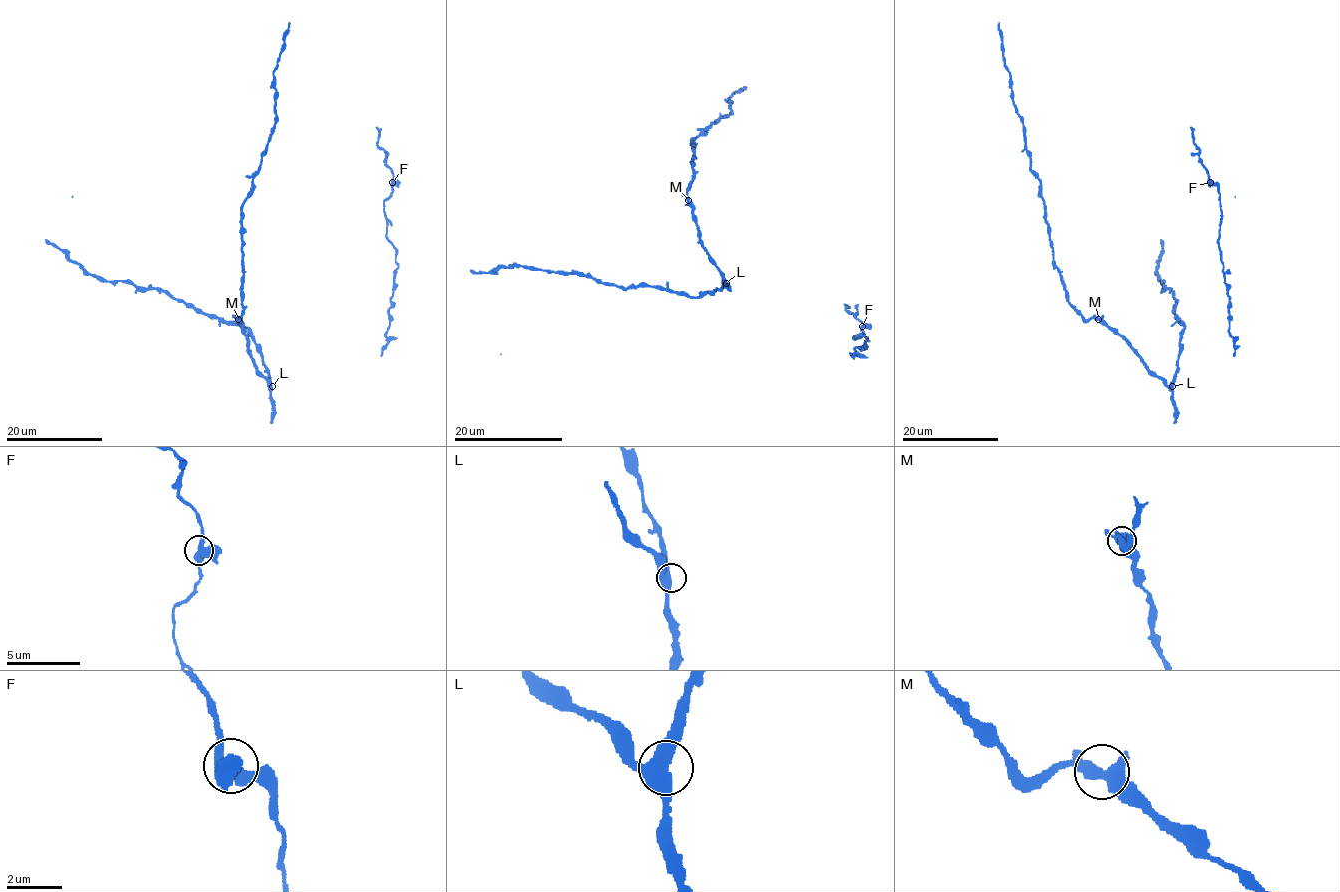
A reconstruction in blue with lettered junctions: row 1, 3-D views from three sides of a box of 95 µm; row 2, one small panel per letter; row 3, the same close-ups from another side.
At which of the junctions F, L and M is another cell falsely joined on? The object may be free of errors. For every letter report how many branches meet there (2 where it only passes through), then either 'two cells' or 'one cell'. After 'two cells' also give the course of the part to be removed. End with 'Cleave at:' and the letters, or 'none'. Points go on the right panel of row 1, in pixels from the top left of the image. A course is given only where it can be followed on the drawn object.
F: 3 | one cell
L: 3 | one cell
M: 4 | one cell
Cleave at: none

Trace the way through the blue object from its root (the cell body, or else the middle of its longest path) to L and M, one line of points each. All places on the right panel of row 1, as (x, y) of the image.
L: (1150, 371), (1172, 386)
M: (1150, 371), (1122, 336), (1099, 319)

